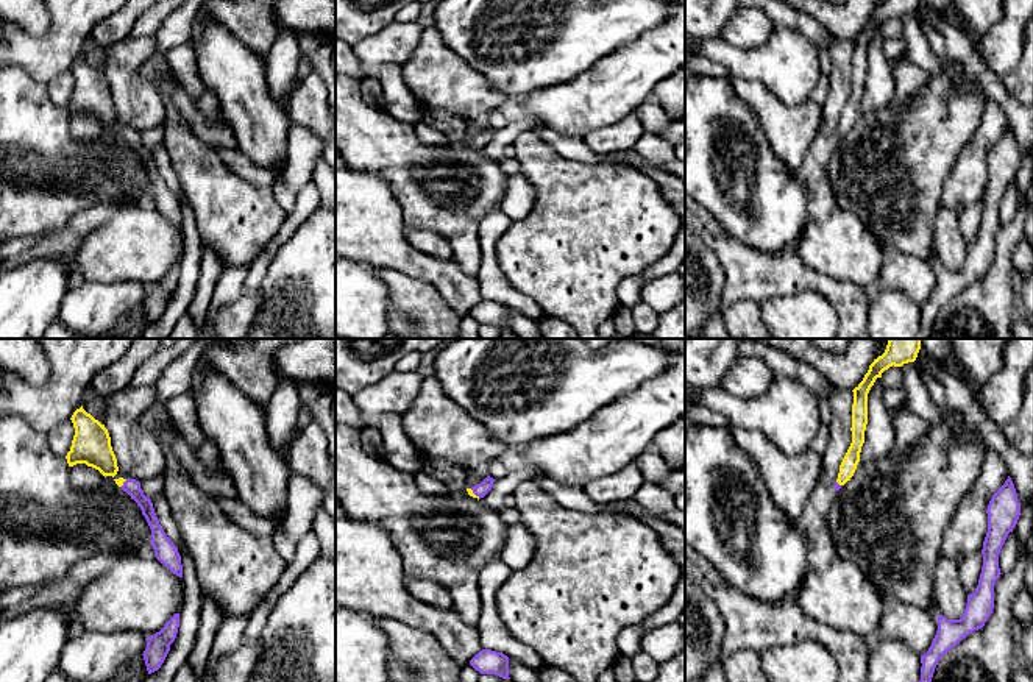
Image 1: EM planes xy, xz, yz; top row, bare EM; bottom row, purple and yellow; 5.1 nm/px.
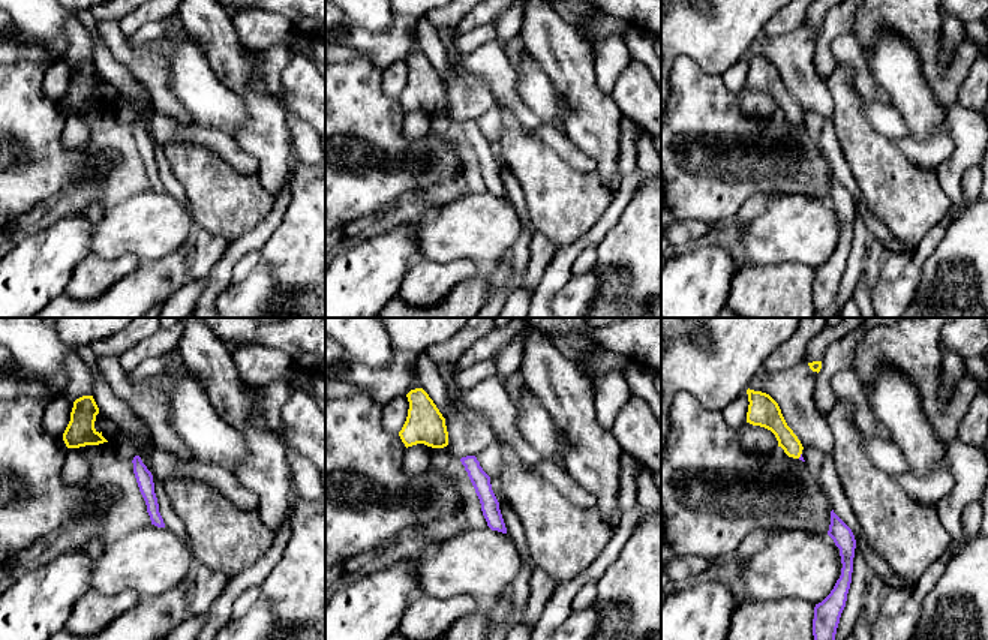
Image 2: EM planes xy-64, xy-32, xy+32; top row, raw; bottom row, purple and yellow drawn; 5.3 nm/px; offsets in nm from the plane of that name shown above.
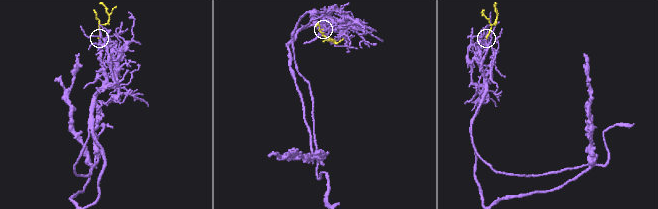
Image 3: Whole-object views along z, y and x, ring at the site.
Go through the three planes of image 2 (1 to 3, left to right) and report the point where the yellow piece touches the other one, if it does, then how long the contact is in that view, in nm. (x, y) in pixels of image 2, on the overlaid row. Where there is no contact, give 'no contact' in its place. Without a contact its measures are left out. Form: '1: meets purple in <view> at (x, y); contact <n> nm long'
1: no contact
2: no contact
3: meets purple in xy+32 at (801, 456); contact 40 nm long

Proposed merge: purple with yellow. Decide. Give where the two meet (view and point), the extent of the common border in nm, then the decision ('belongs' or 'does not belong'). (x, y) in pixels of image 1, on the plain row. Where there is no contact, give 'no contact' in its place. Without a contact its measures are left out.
xz (475, 144) | 70 nm | belongs

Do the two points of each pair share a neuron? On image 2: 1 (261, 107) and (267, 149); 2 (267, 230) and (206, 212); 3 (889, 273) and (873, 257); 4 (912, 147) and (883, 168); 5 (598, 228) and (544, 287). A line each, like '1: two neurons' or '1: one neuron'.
1: one neuron
2: two neurons
3: two neurons
4: two neurons
5: one neuron

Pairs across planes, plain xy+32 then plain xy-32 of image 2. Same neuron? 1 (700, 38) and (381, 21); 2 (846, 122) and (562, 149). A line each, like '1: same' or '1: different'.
1: different
2: different

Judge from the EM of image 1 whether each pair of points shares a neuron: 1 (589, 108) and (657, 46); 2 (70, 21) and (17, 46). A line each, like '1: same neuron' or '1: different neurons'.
1: same neuron
2: same neuron

